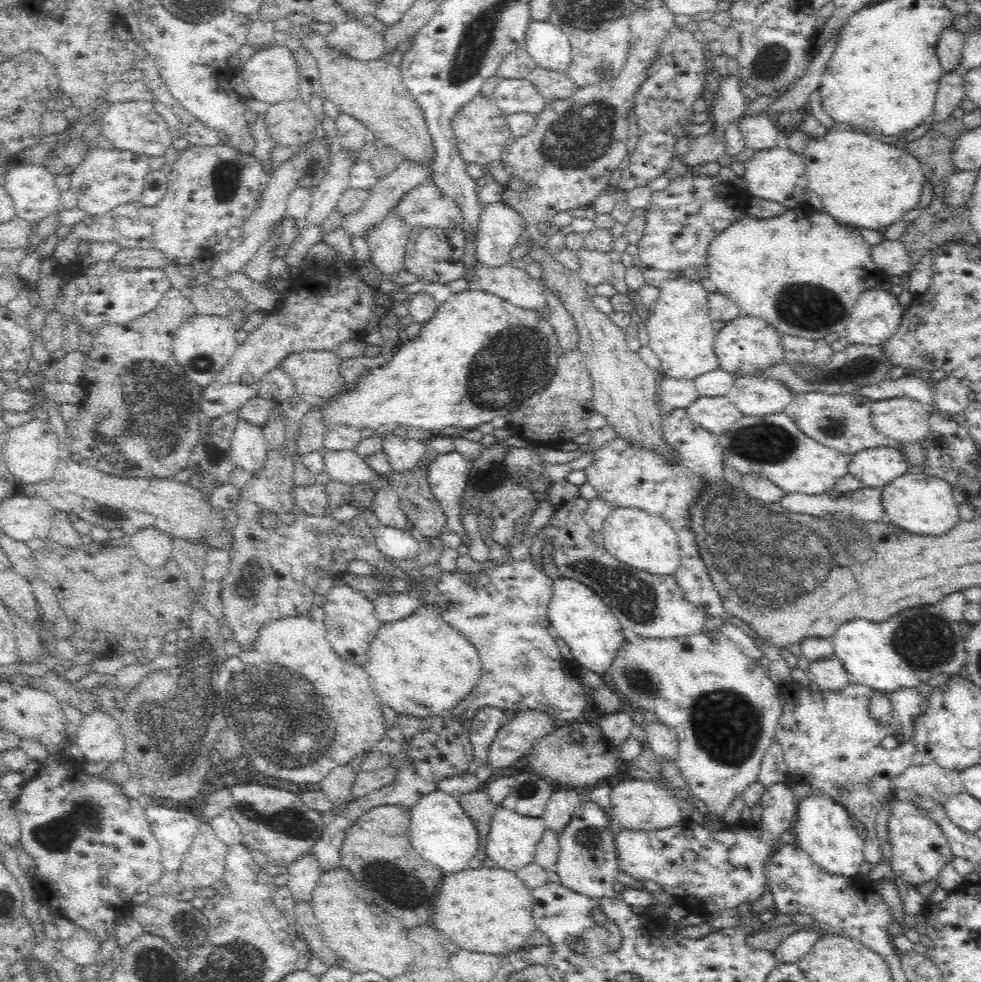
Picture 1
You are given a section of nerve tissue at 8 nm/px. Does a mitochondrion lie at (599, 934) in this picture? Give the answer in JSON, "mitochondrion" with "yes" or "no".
{"mitochondrion":"yes"}

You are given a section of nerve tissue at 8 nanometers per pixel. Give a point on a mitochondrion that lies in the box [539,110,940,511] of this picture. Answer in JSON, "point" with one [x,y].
{"point":[827,310]}

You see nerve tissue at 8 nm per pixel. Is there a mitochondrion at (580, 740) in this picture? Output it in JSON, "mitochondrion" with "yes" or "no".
{"mitochondrion":"no"}

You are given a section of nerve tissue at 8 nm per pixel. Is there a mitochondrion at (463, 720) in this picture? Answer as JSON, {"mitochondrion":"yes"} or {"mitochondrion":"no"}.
{"mitochondrion":"no"}

